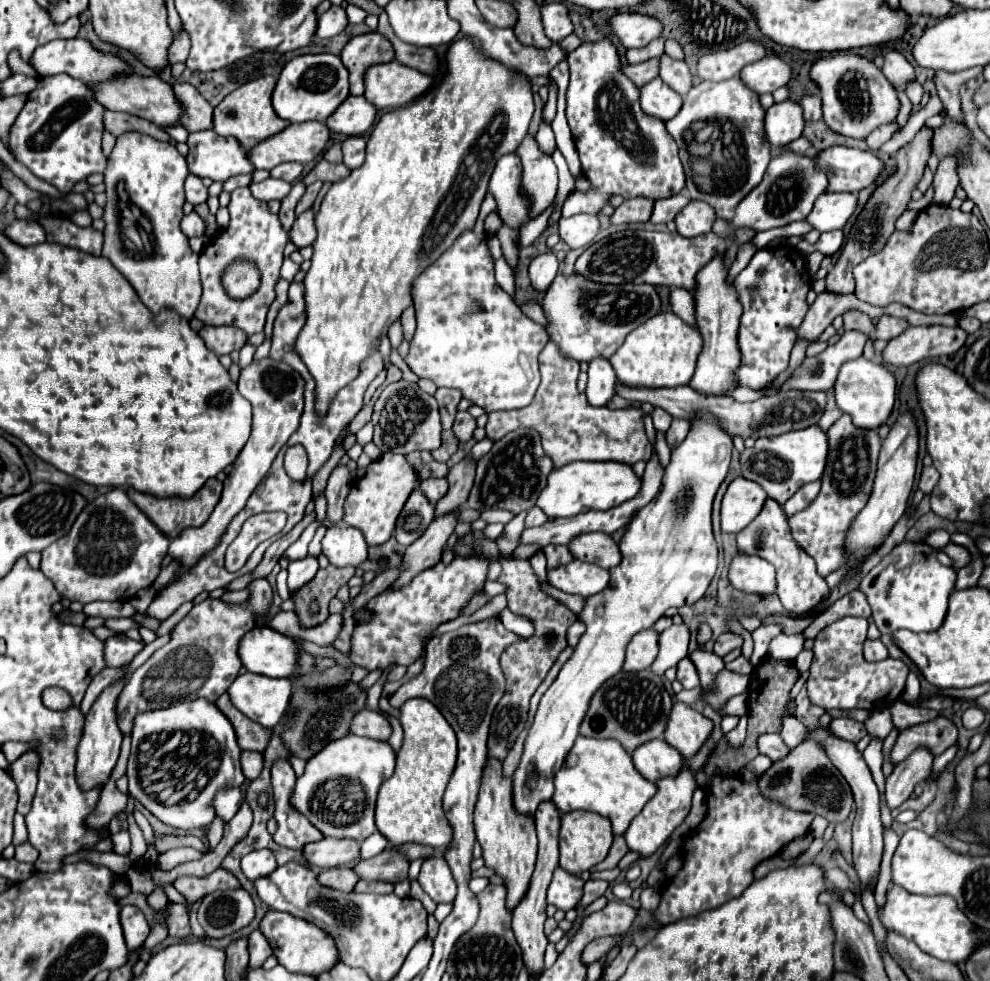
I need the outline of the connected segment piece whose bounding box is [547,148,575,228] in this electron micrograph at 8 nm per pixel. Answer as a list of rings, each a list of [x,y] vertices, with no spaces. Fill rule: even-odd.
[[[558,148],[555,149],[553,153],[552,159],[558,168],[558,189],[556,194],[556,206],[555,211],[553,212],[550,222],[547,226],[552,224],[552,221],[555,221],[555,224],[558,223],[559,219],[561,218],[561,208],[563,206],[564,201],[566,200],[567,196],[571,191],[575,189],[575,179],[569,172],[566,160],[560,150]]]

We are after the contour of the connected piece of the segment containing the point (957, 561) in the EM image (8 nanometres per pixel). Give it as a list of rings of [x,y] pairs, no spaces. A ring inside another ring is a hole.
[[[951,542],[951,544],[947,544],[943,552],[947,552],[947,556],[953,560],[953,568],[955,568],[955,570],[963,568],[963,566],[971,560],[969,552],[967,552],[963,546],[957,546],[957,544],[953,544],[953,542]]]

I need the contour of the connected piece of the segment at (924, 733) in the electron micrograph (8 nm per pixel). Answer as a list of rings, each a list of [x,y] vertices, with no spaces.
[[[939,716],[931,722],[901,730],[897,744],[893,748],[893,762],[897,764],[899,760],[905,760],[917,746],[925,746],[933,752],[933,756],[939,756],[947,748],[951,748],[955,742],[957,742],[955,724],[949,718]]]

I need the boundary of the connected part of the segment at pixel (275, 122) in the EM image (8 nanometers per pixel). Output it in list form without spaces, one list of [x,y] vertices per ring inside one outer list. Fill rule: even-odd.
[[[261,76],[257,80],[251,80],[243,86],[239,86],[237,90],[233,90],[229,96],[223,98],[223,102],[215,108],[215,122],[213,122],[213,130],[219,136],[233,136],[237,138],[237,142],[241,144],[241,148],[249,150],[253,148],[259,140],[265,140],[277,132],[281,132],[283,128],[289,126],[287,120],[281,120],[271,106],[271,92],[273,92],[273,84],[275,78],[273,76]]]

